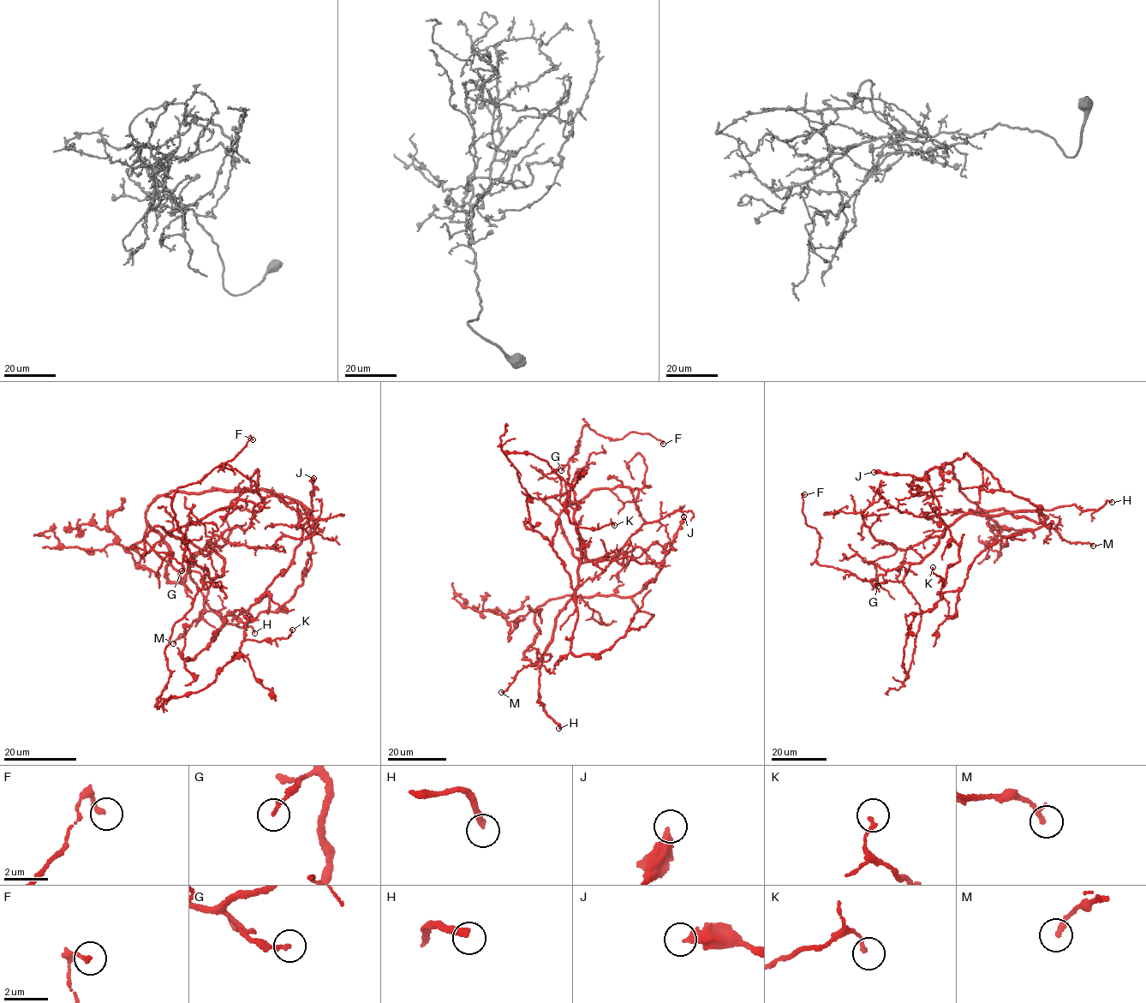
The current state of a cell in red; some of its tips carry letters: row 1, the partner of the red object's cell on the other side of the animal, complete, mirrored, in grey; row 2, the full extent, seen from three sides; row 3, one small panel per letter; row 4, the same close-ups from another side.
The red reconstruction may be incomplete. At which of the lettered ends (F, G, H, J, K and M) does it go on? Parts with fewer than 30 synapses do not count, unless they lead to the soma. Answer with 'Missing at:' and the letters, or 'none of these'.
Missing at: H, J

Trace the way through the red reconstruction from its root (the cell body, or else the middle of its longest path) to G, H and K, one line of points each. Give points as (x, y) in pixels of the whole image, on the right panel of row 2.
G: (933, 468), (910, 485), (930, 492), (930, 507), (946, 528), (919, 563), (870, 580), (878, 586)
H: (933, 468), (910, 485), (930, 492), (930, 507), (948, 526), (971, 513), (1075, 504), (1096, 510), (1112, 502)
K: (933, 468), (926, 480), (959, 556), (948, 569), (942, 587), (933, 567)

